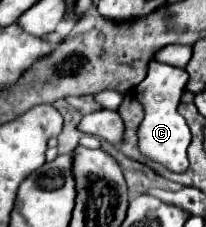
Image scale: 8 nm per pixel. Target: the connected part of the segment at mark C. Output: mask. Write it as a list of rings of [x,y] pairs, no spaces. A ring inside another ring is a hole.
[[[150,61],[148,63],[148,75],[146,79],[134,89],[134,97],[140,99],[144,105],[144,121],[138,127],[138,139],[140,139],[140,149],[146,157],[150,157],[156,163],[162,163],[170,171],[182,173],[188,167],[186,159],[186,149],[190,145],[190,129],[184,121],[184,117],[176,111],[180,97],[184,93],[188,81],[188,73],[184,69],[174,69],[172,65]]]

